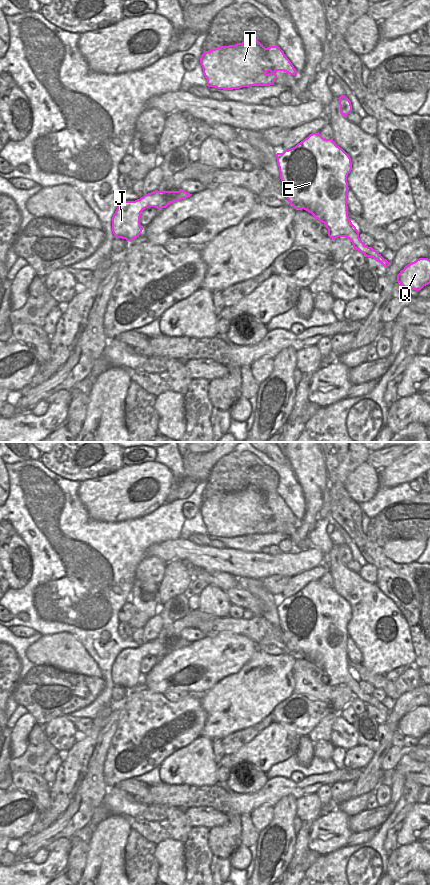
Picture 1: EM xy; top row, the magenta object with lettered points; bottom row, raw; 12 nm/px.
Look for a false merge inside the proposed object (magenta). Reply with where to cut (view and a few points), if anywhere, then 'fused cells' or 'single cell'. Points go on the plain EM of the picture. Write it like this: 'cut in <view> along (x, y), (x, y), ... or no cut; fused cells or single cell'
no cut; single cell

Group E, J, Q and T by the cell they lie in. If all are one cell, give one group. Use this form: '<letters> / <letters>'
E J Q T

